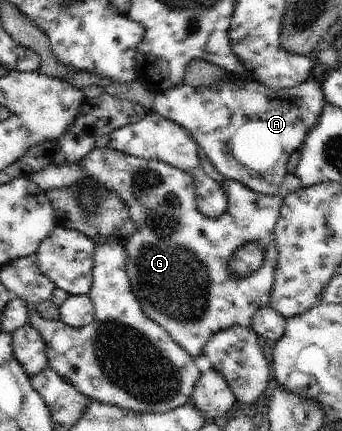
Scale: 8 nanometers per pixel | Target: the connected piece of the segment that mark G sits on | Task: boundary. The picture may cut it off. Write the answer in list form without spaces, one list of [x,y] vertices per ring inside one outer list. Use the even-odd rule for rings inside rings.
[[[109,146],[94,148],[80,161],[71,166],[50,166],[30,178],[43,192],[55,189],[73,188],[78,186],[78,201],[85,212],[95,212],[98,203],[98,185],[107,192],[114,192],[127,207],[131,220],[135,223],[136,231],[130,240],[121,243],[128,256],[127,274],[131,288],[146,316],[163,327],[170,337],[189,356],[202,356],[205,345],[218,332],[239,325],[251,328],[253,317],[262,308],[268,306],[275,282],[278,267],[278,252],[275,241],[275,225],[279,220],[282,208],[282,198],[262,195],[253,192],[239,181],[225,182],[224,189],[229,197],[227,210],[219,218],[209,218],[198,209],[196,186],[193,179],[184,170],[169,166],[164,162],[137,158]],[[257,242],[266,250],[265,262],[257,272],[247,278],[237,278],[229,274],[228,260],[242,248],[244,244]]]

